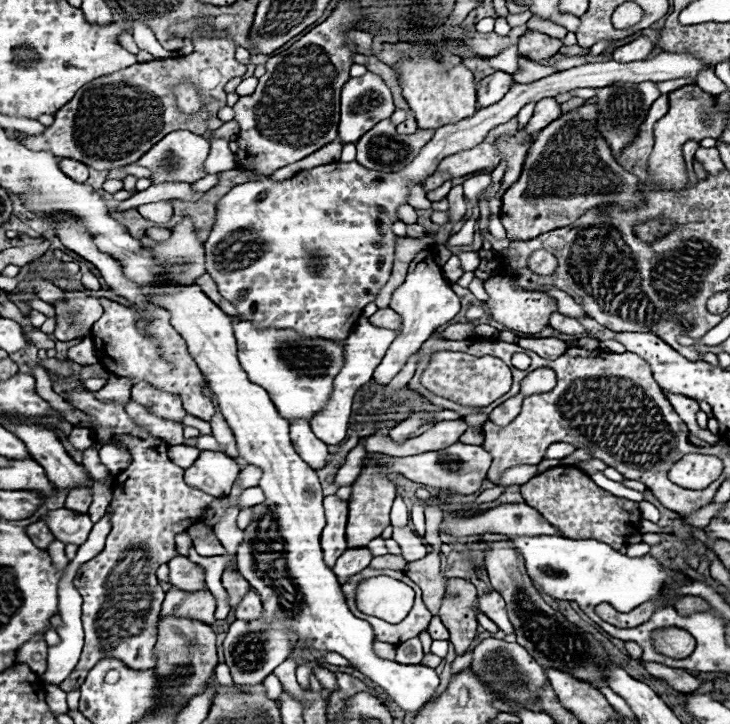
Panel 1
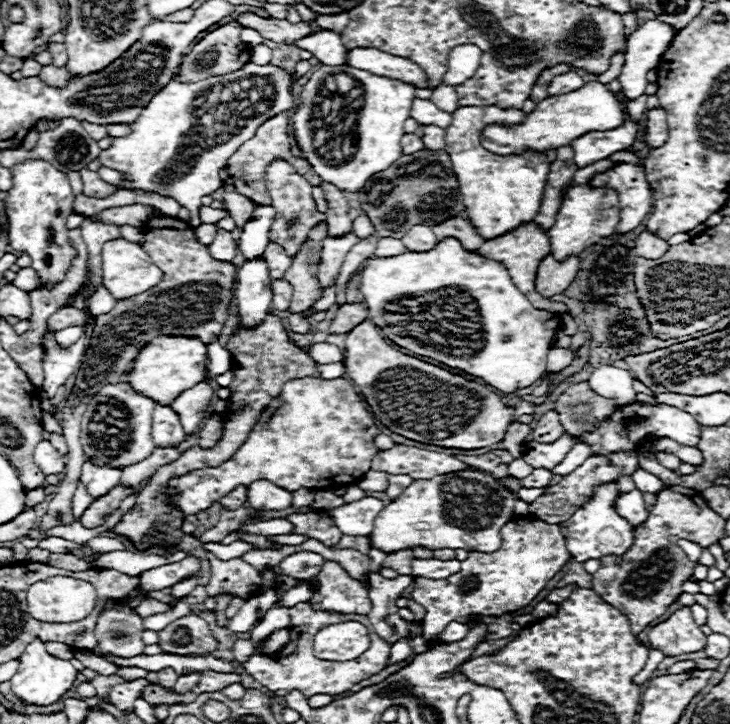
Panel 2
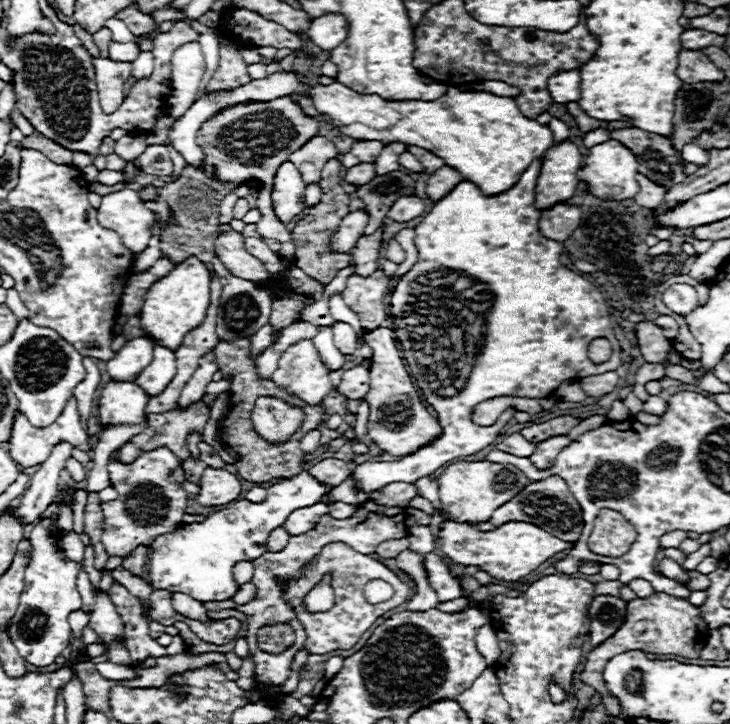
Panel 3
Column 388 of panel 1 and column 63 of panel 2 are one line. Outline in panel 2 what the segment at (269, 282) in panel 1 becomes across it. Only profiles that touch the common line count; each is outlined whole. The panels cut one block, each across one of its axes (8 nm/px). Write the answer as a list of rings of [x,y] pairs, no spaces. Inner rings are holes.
[[[26,160],[12,170],[12,190],[8,192],[6,214],[10,218],[10,246],[14,252],[26,252],[32,258],[32,268],[38,272],[42,286],[52,286],[62,280],[76,250],[68,242],[66,218],[72,214],[74,194],[68,176],[44,160]]]

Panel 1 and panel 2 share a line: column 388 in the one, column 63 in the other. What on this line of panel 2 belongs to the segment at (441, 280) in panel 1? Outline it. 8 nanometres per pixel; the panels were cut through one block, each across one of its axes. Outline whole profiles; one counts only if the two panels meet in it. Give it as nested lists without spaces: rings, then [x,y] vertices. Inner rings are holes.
[[[46,330],[44,334],[44,342],[42,342],[42,368],[44,368],[44,390],[48,394],[46,400],[42,400],[42,408],[46,412],[50,412],[54,416],[54,406],[52,406],[52,398],[56,396],[56,390],[60,384],[64,384],[70,374],[76,372],[76,368],[82,362],[82,356],[86,352],[84,344],[72,344],[68,348],[58,346],[56,338],[54,338],[54,330]]]

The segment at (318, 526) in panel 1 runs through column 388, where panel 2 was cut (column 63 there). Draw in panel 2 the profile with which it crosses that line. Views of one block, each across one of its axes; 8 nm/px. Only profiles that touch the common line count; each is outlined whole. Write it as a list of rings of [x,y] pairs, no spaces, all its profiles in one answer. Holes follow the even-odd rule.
[[[34,640],[26,646],[26,650],[20,658],[18,672],[12,676],[10,682],[12,682],[12,692],[18,700],[24,700],[28,704],[38,704],[38,706],[50,706],[50,704],[58,702],[74,686],[78,674],[80,672],[70,662],[50,656],[44,650],[44,642]]]

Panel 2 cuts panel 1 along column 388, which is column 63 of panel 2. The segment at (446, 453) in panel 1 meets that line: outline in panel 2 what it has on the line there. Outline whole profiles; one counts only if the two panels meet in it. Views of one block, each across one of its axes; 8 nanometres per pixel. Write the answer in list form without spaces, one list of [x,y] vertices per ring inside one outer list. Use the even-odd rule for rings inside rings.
[[[42,440],[42,442],[36,446],[36,450],[34,450],[34,462],[38,464],[38,468],[42,468],[44,476],[62,474],[64,468],[66,468],[64,456],[58,454],[58,450],[56,450],[48,440]]]

